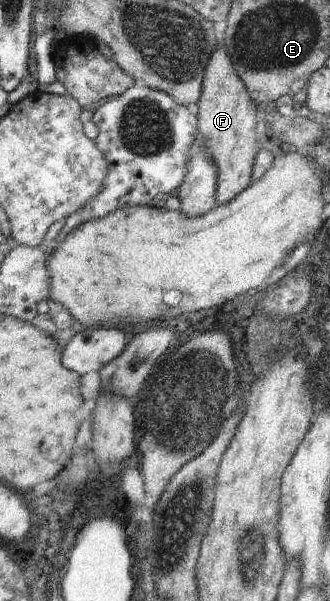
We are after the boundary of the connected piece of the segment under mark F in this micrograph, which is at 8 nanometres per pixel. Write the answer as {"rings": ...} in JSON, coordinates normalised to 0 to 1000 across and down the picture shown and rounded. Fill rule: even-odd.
{"rings":[[[667,62],[664,67],[618,120],[612,161],[597,168],[603,183],[594,195],[597,233],[642,260],[658,278],[655,334],[658,341],[673,341],[764,306],[767,275],[788,245],[773,216],[785,200],[776,173],[712,120]]]}

